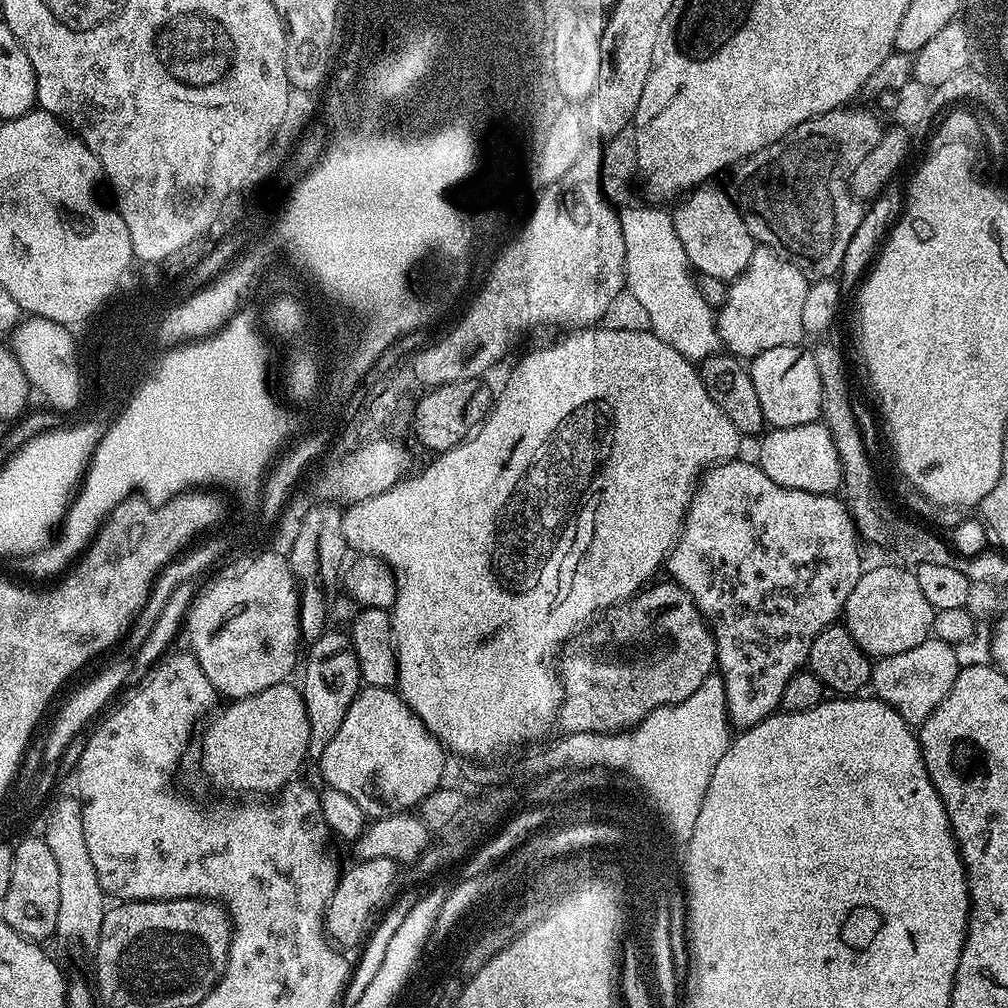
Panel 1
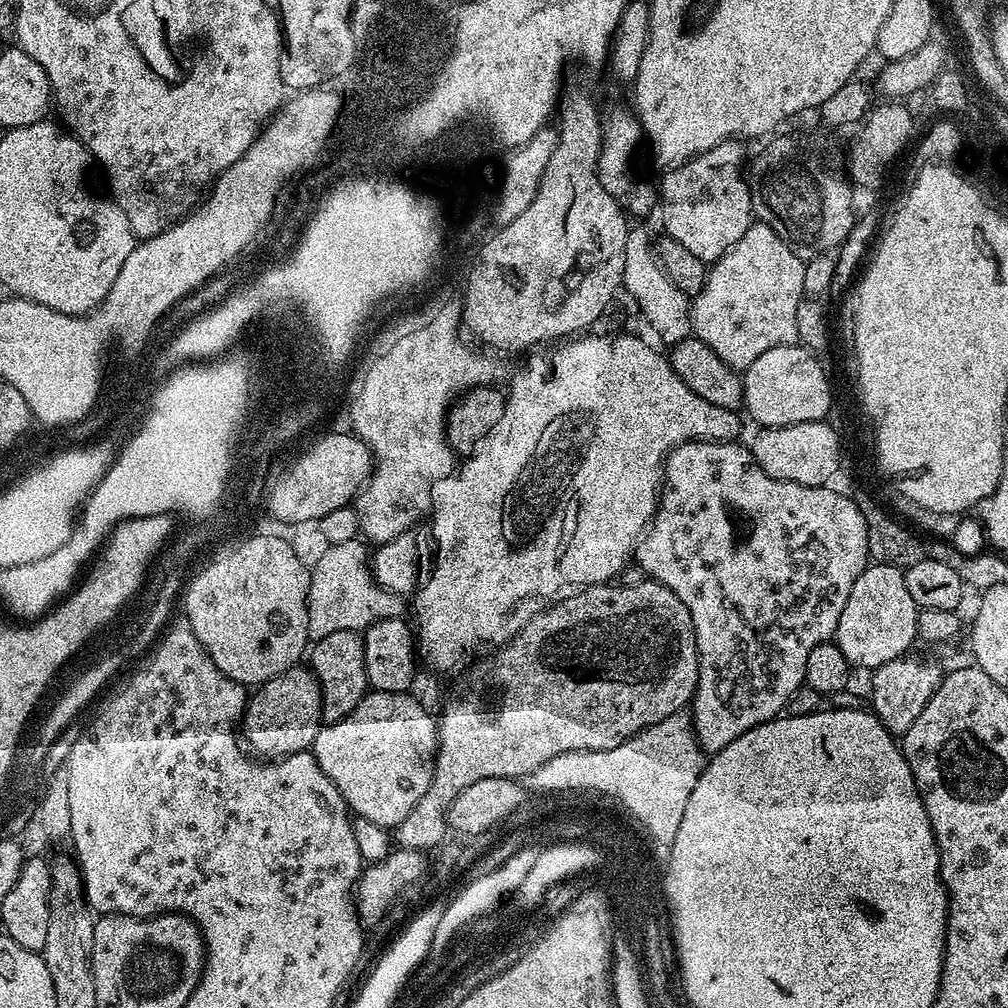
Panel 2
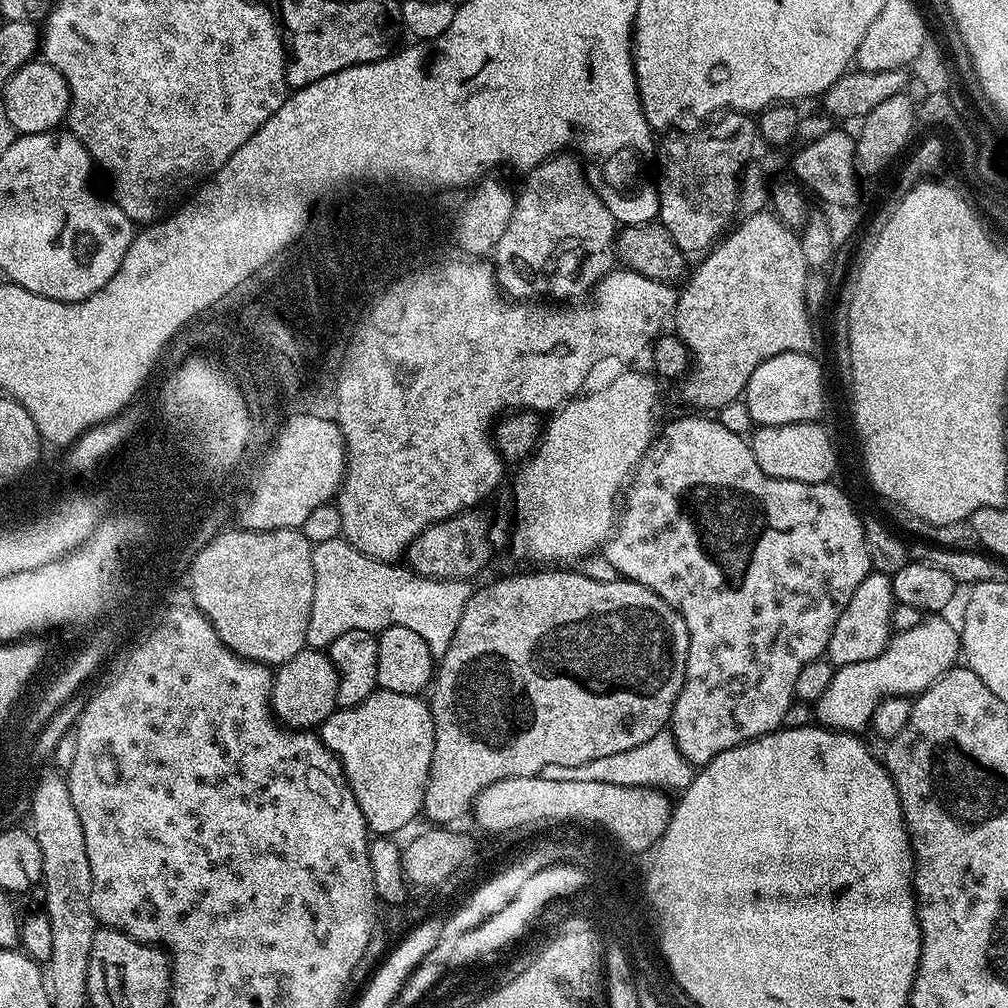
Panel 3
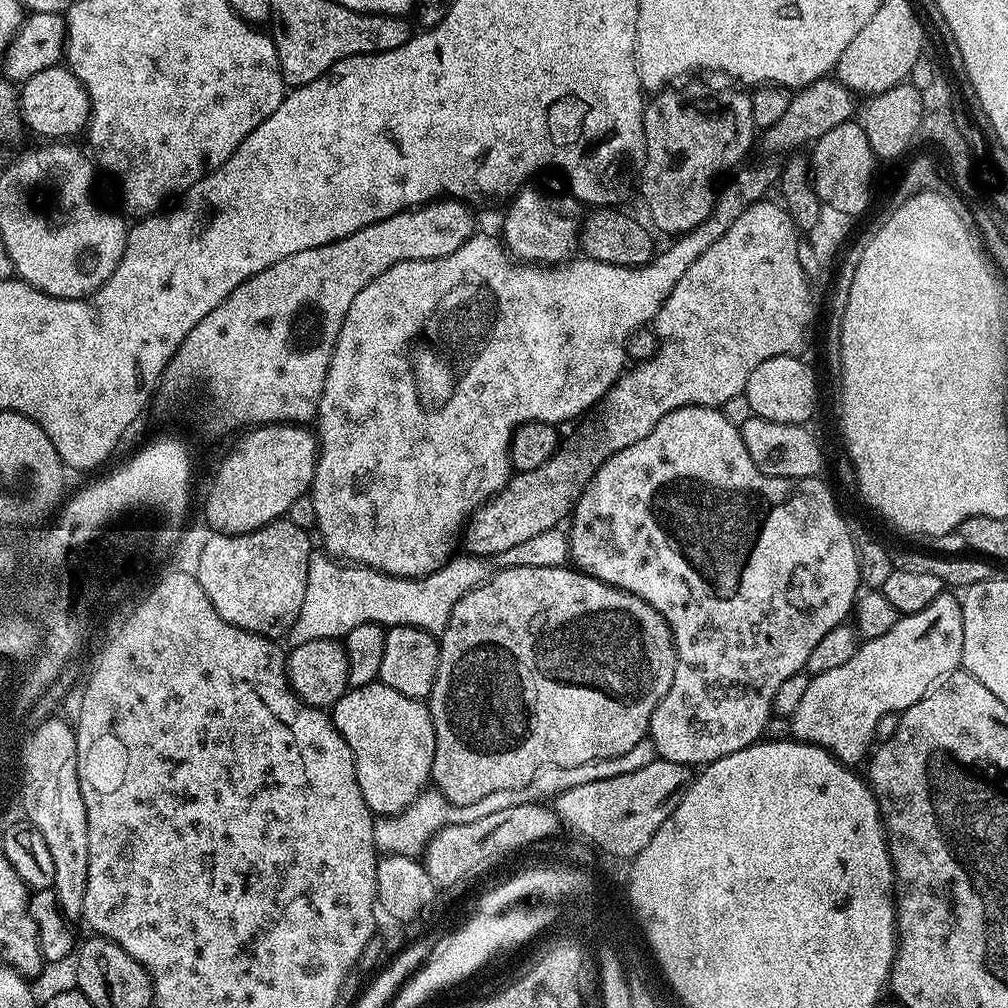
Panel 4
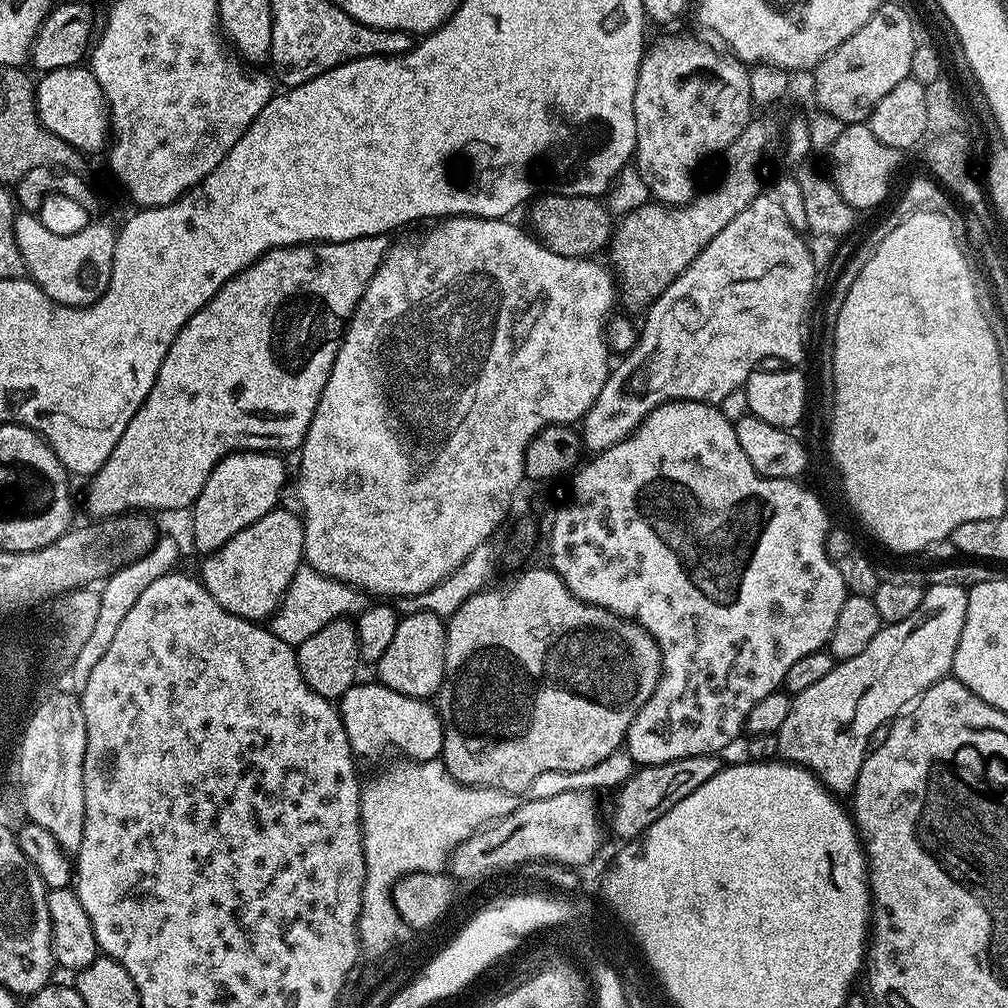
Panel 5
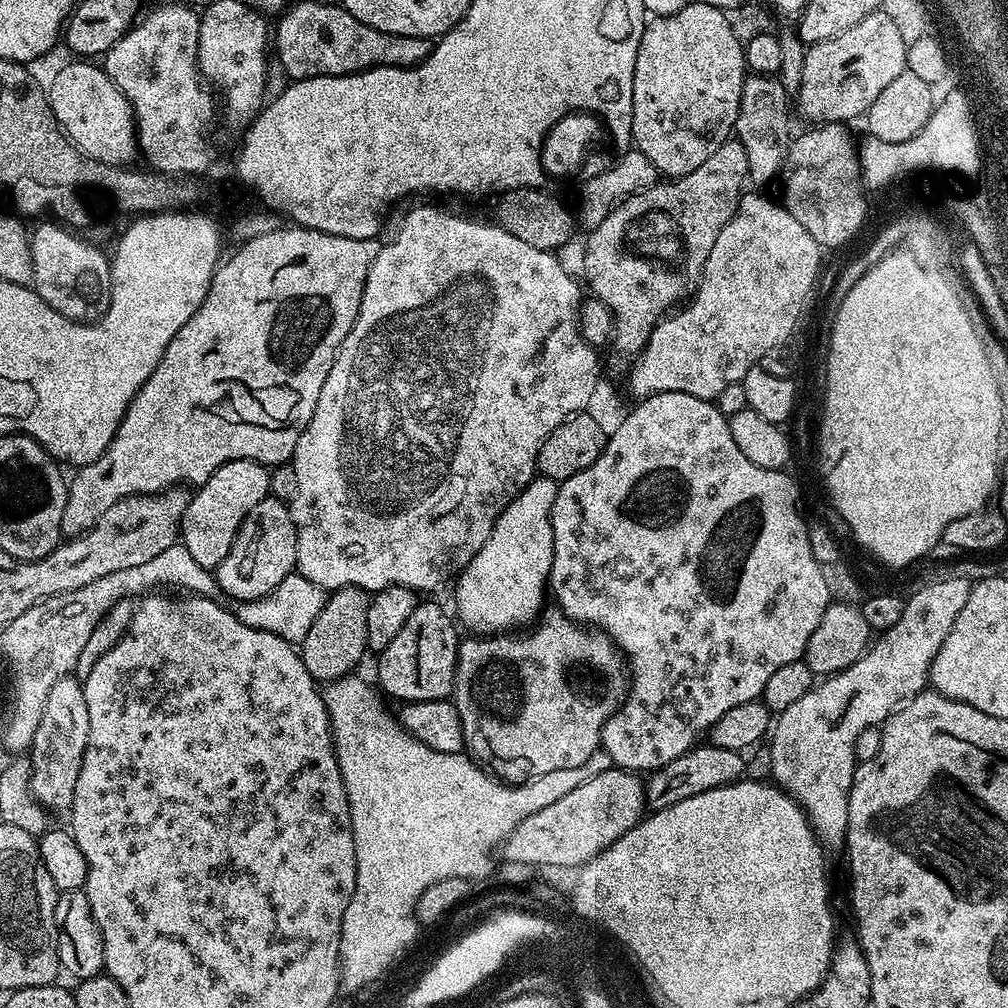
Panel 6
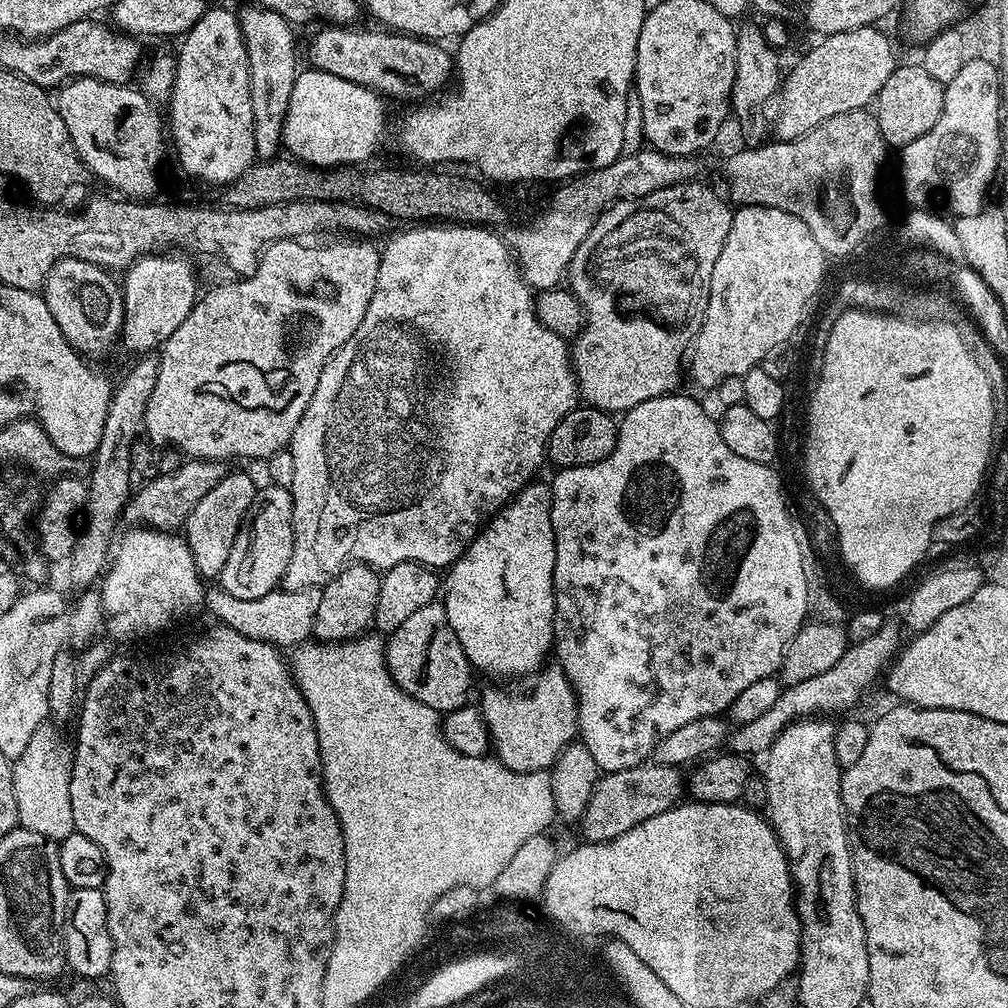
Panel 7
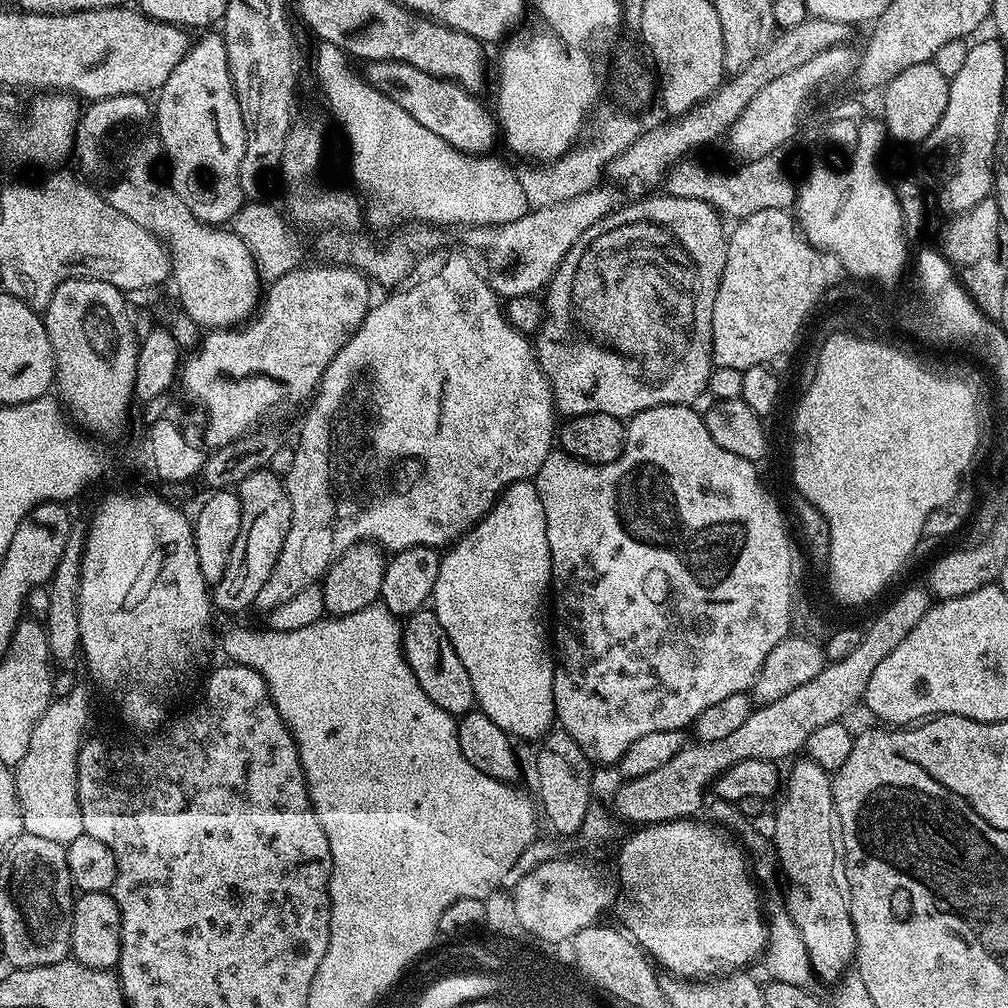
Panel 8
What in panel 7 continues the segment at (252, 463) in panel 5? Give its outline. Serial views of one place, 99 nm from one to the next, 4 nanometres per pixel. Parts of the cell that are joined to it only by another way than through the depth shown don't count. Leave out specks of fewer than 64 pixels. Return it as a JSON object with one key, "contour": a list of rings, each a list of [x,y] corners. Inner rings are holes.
{"contour":[[[244,472],[226,474],[198,506],[184,523],[182,535],[190,546],[190,554],[194,558],[194,566],[200,571],[201,577],[218,578],[226,566],[226,558],[230,558],[230,550],[234,546],[234,538],[240,533],[244,519],[248,516],[250,502],[254,498],[258,484]]]}

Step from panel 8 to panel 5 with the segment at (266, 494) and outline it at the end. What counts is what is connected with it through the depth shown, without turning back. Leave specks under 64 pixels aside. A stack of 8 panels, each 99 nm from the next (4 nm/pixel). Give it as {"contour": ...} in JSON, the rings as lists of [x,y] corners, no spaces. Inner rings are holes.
{"contour":[[[279,506],[267,512],[258,522],[246,526],[230,542],[226,542],[217,552],[203,557],[204,565],[198,571],[206,591],[218,602],[218,606],[225,608],[230,614],[240,616],[243,620],[264,622],[280,607],[280,599],[286,594],[290,582],[296,571],[302,567],[304,560],[304,522],[300,516],[288,513]]]}

